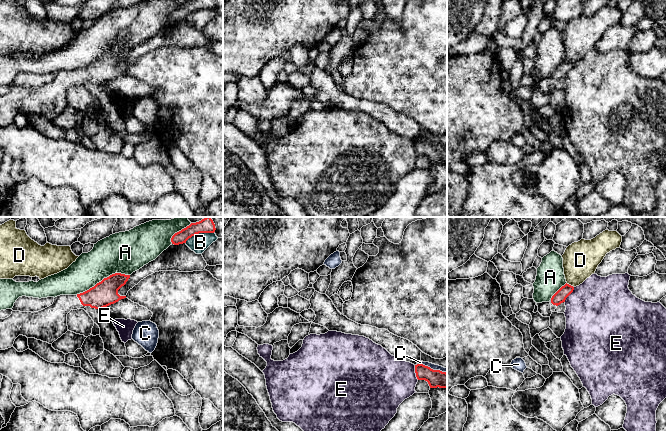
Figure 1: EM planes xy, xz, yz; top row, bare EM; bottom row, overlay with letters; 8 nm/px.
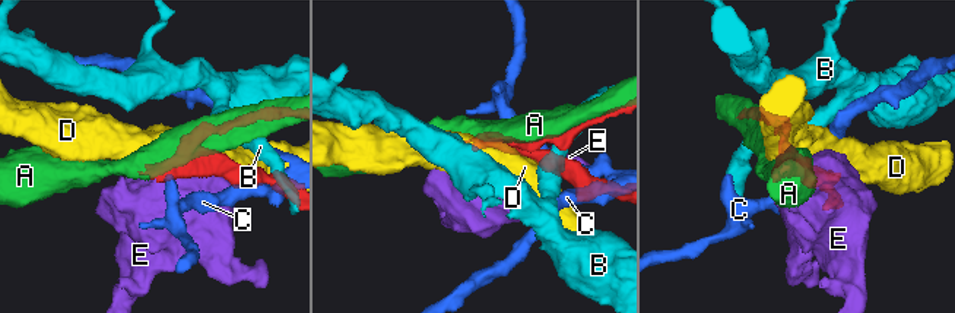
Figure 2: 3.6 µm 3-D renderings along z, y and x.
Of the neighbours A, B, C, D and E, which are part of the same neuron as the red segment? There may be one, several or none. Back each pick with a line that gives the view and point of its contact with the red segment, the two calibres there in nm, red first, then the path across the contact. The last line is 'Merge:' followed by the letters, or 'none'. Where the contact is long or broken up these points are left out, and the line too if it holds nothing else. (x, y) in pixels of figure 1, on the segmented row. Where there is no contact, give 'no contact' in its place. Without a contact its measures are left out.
Merge: none

